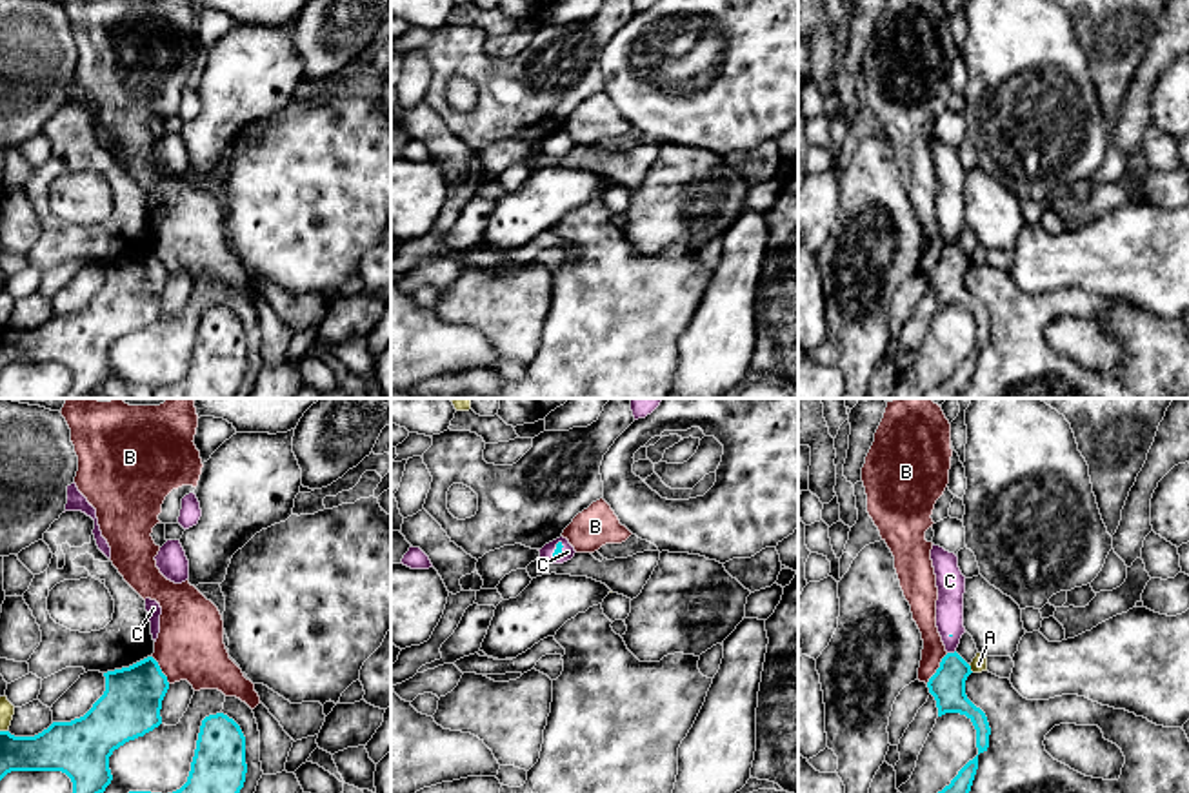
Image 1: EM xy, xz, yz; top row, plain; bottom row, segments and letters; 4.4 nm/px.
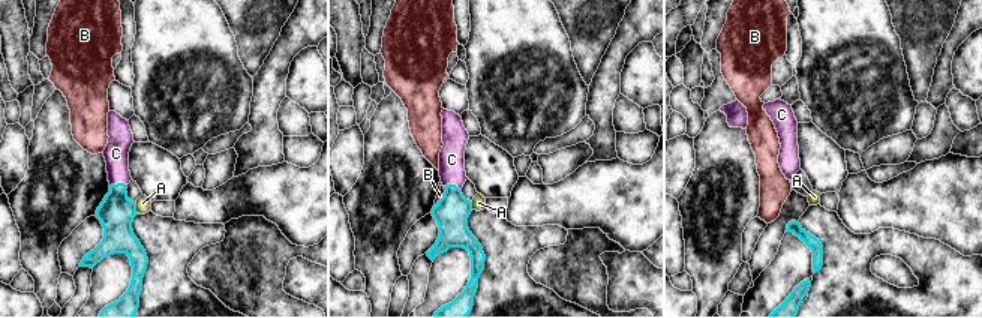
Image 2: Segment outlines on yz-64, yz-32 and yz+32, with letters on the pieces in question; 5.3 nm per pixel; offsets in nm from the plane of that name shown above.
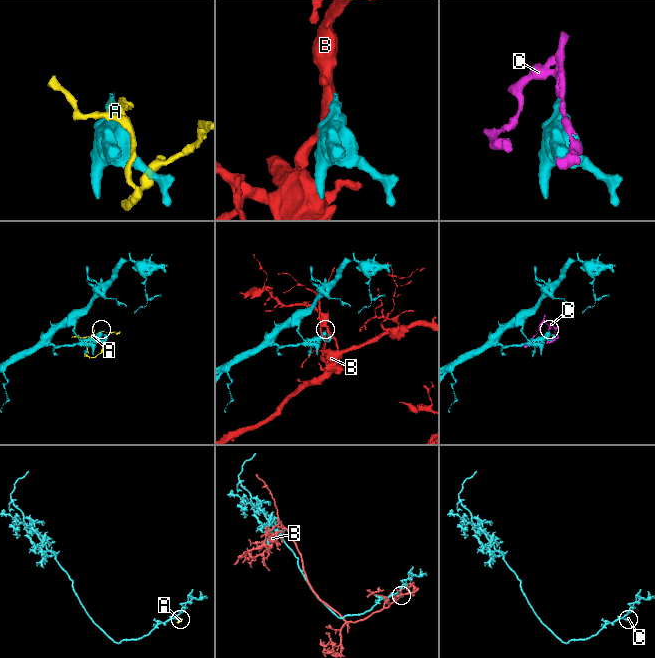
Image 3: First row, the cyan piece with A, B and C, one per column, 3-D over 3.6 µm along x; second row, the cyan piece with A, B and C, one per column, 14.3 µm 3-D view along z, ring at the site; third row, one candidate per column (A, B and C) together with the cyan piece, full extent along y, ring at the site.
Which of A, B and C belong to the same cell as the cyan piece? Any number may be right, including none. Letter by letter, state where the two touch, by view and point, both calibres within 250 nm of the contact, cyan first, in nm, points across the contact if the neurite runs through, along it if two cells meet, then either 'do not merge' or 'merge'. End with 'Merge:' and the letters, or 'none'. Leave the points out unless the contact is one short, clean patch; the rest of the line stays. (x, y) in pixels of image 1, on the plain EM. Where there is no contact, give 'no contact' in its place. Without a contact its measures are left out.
A: contact yz (969, 260); calibres 160 and 70 nm; do not merge
B: contact yz (939, 260); calibres 160 and 110 nm; do not merge
C: contact xz (555, 142); calibres 30 and 60 nm; merge
Merge: C

